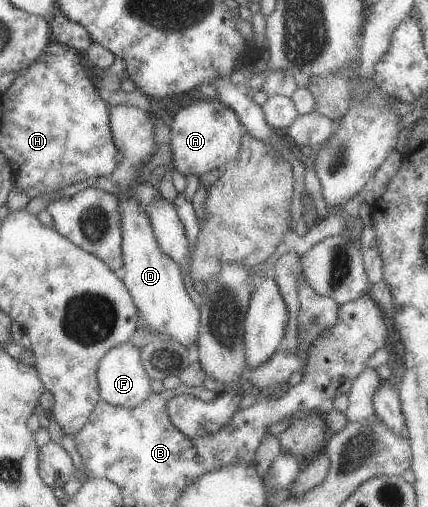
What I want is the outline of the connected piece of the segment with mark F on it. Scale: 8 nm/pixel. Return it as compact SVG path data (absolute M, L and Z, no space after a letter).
M129 340L111 347L103 355L97 363L95 378L100 401L121 409L133 409L133 407L141 405L145 399L149 399L149 393L152 392L150 380L147 379L145 371L141 369L139 349L132 345Z

